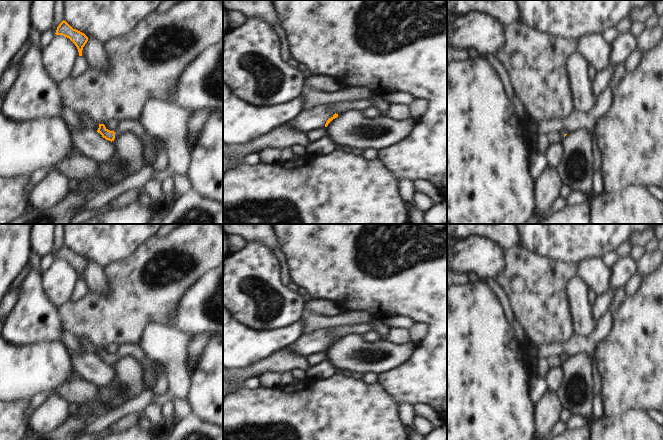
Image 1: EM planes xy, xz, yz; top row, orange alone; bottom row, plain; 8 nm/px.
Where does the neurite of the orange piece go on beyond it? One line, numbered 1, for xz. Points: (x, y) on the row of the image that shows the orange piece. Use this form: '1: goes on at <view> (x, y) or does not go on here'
1: does not go on here

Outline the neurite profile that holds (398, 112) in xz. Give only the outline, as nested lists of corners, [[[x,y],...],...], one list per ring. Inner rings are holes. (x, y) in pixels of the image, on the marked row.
[[[392,103],[389,104],[387,111],[384,114],[380,113],[379,116],[388,117],[396,121],[404,121],[410,118],[407,105]]]

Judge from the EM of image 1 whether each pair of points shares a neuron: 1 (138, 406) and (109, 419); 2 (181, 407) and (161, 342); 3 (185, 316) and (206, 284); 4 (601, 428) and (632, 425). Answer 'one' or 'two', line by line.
1: one
2: two
3: one
4: one

